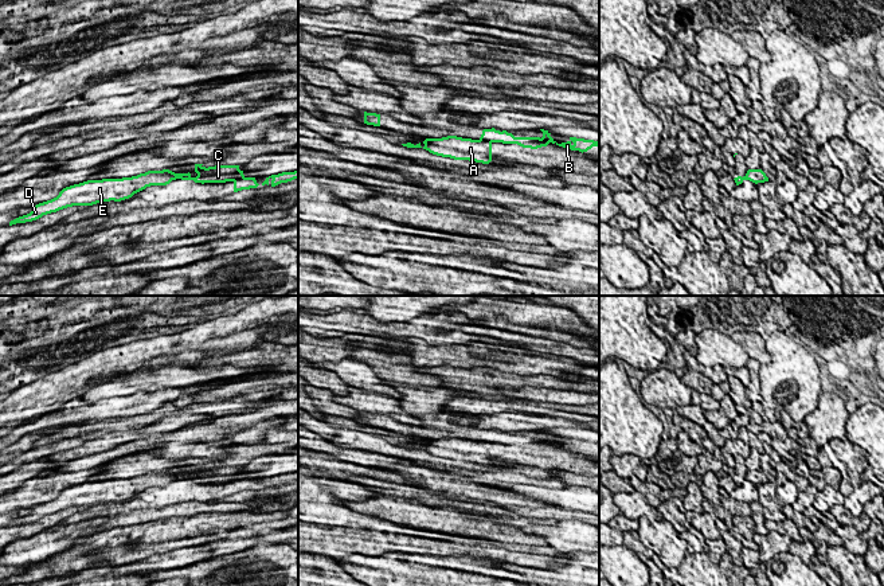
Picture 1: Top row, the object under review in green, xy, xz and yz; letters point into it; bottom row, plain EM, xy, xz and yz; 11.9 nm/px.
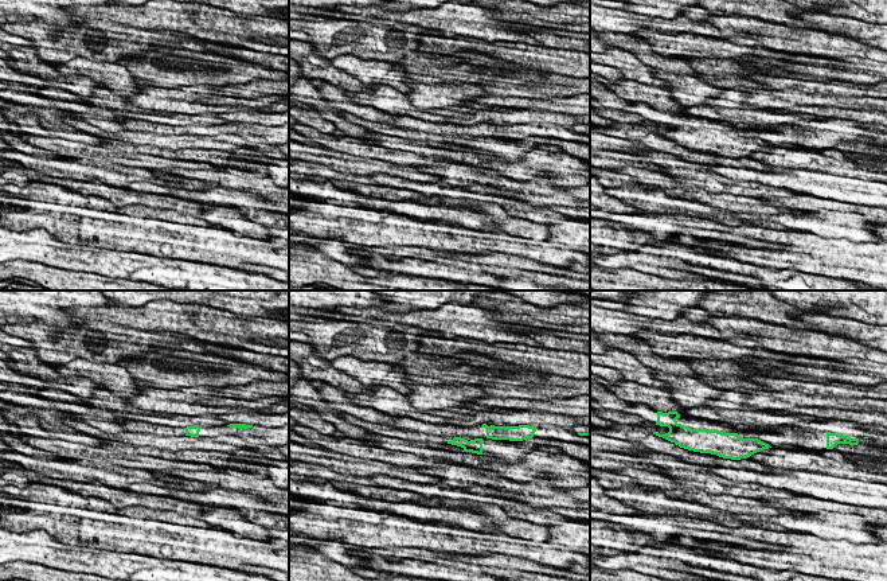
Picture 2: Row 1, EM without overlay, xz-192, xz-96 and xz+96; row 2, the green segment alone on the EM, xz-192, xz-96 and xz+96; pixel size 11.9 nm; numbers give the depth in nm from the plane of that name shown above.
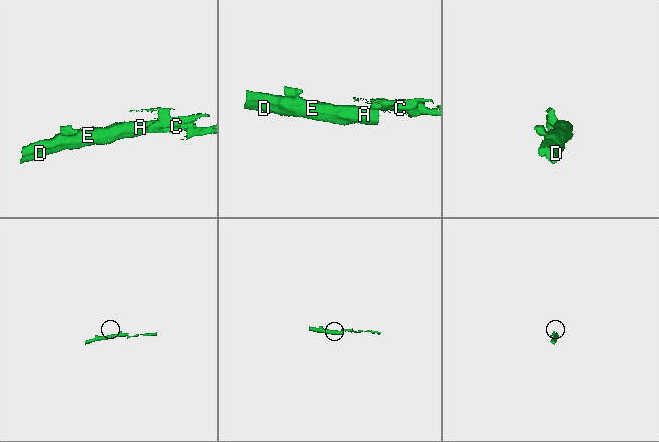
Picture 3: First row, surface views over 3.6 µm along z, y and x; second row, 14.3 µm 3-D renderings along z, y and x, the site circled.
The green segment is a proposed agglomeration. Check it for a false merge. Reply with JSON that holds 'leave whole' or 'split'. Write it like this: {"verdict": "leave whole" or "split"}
{"verdict": "split"}

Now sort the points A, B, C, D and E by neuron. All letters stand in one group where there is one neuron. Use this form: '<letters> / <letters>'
A D E / B C

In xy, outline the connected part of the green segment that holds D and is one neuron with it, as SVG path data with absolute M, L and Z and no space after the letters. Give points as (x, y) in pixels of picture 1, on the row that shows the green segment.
M163 169L148 171L132 177L87 180L63 188L56 198L34 206L30 214L11 220L9 226L32 222L43 215L73 206L93 206L110 200L121 202L132 198L134 194L145 190L146 187L167 185L172 180L187 177L191 177L189 172L175 173L169 169Z

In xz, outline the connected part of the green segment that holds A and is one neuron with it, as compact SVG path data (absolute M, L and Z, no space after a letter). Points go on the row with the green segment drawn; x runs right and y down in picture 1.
M447 136L442 138L426 138L423 144L423 149L437 156L482 164L492 161L492 142L488 141Z

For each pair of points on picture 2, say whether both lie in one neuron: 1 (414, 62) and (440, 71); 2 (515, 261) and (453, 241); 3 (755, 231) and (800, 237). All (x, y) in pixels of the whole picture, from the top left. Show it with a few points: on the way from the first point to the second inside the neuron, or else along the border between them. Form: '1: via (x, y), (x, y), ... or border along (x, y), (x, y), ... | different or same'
1: via (421, 69), (424, 71), (433, 71) | same
2: border along (493, 252), (456, 253) | different
3: via (766, 234), (789, 237) | same

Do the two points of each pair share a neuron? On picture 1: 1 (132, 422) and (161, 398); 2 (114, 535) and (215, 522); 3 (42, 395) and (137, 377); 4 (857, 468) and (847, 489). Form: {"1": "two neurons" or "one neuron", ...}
{"1": "two neurons", "2": "one neuron", "3": "two neurons", "4": "one neuron"}

